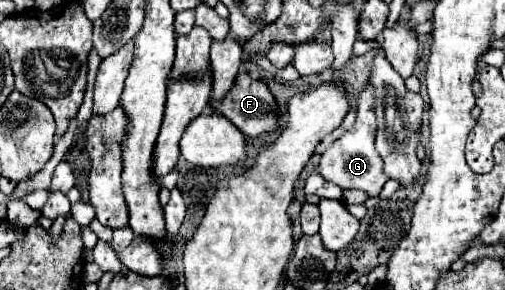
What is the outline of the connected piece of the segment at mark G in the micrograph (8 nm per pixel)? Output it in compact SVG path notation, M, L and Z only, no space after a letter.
M371 82L365 84L365 88L361 90L361 94L357 96L357 120L351 126L351 130L347 134L343 134L339 140L335 140L323 154L319 160L319 174L345 188L361 188L365 190L369 196L377 196L383 188L383 184L389 180L383 174L383 160L379 160L379 154L375 152L375 88Z

